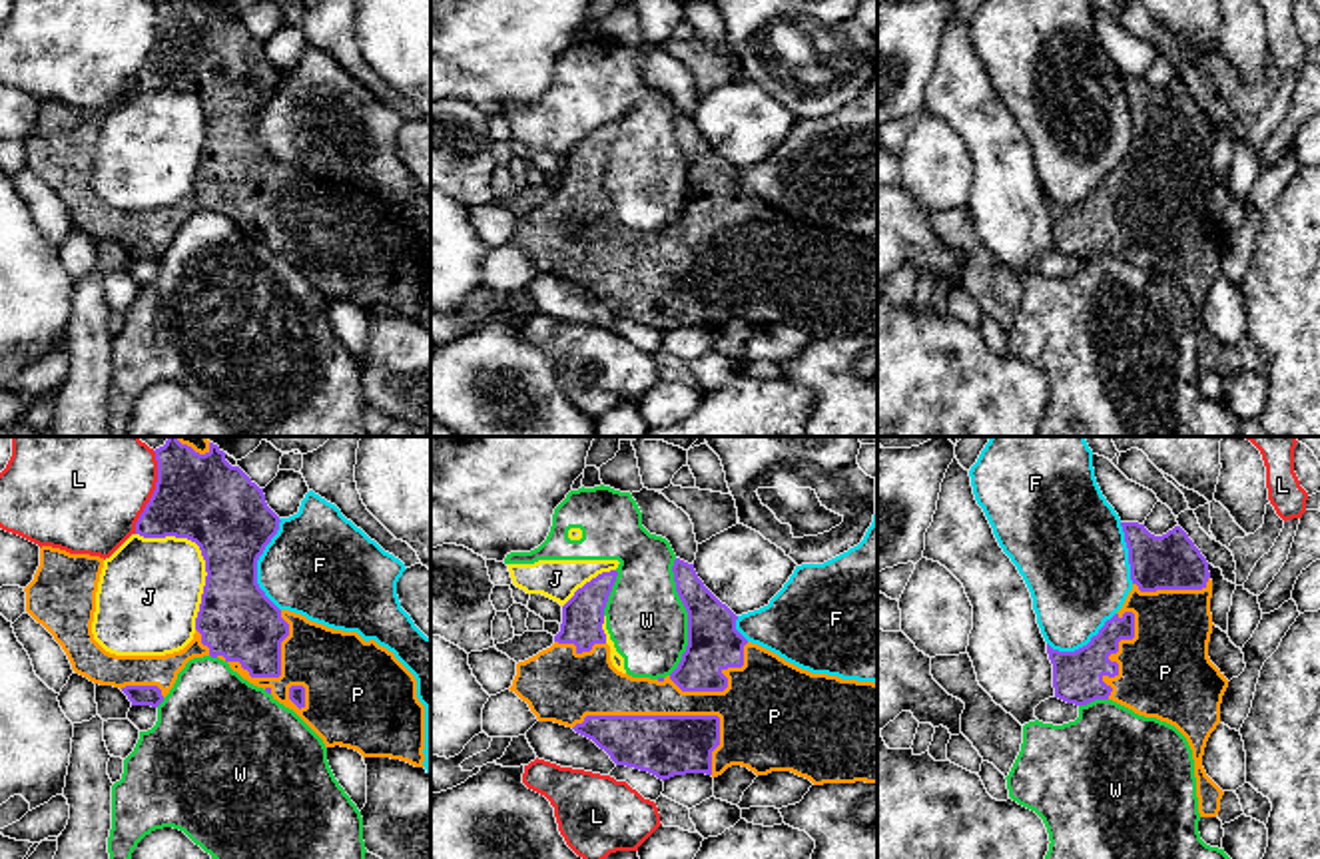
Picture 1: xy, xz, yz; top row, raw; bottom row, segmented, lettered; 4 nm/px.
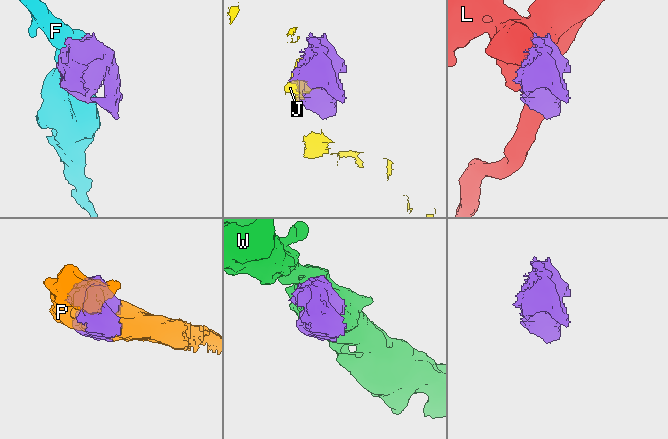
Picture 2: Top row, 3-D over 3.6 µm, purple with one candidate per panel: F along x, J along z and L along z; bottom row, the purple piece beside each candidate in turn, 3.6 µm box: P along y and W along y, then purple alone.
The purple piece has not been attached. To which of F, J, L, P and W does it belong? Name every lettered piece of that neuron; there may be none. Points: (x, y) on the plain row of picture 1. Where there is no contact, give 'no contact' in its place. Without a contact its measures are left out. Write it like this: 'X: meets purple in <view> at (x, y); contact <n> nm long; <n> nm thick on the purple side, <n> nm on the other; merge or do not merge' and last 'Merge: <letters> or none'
F: meets purple in xy at (256, 118); contact 380 nm long; 340 nm thick on the purple side, 420 nm on the other; do not merge
J: meets purple in xy at (202, 108); contact 460 nm long; 360 nm thick on the purple side, 420 nm on the other; do not merge
L: meets purple in xy at (154, 46); contact 340 nm long; 360 nm thick on the purple side, 400 nm on the other; do not merge
P: meets purple in xz at (659, 270); contact 600 nm long; 260 nm thick on the purple side, 200 nm on the other; merge
W: meets purple in xz at (688, 170); contact 480 nm long; 220 nm thick on the purple side, 320 nm on the other; do not merge
Merge: P

